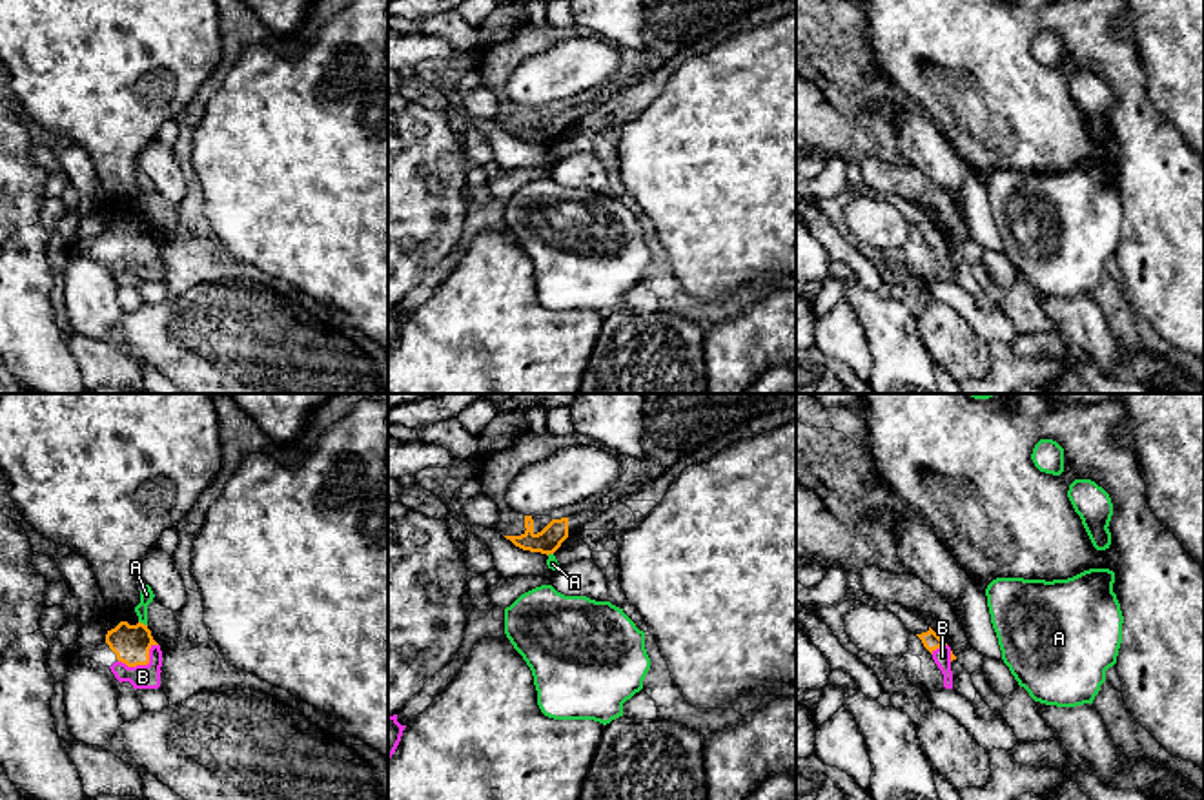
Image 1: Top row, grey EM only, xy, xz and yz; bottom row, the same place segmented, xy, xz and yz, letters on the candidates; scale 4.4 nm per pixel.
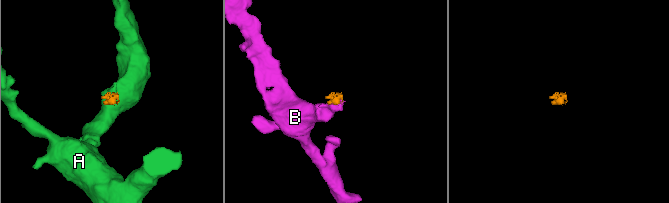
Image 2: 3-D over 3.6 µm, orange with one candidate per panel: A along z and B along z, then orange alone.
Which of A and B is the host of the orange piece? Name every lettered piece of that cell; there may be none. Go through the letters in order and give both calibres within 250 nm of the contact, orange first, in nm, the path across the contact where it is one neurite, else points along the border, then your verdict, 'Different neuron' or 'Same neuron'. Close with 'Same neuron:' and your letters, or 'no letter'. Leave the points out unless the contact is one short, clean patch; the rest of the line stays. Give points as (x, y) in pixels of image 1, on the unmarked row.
A: Thickness 170 nm (orange) against 60 nm. Boundary: xy (139, 212), (146, 217). Different neuron
B: Thickness 170 nm (orange) against 110 nm. Path across: xy (132, 235), (142, 256), (142, 268). Same neuron
Same neuron: B

